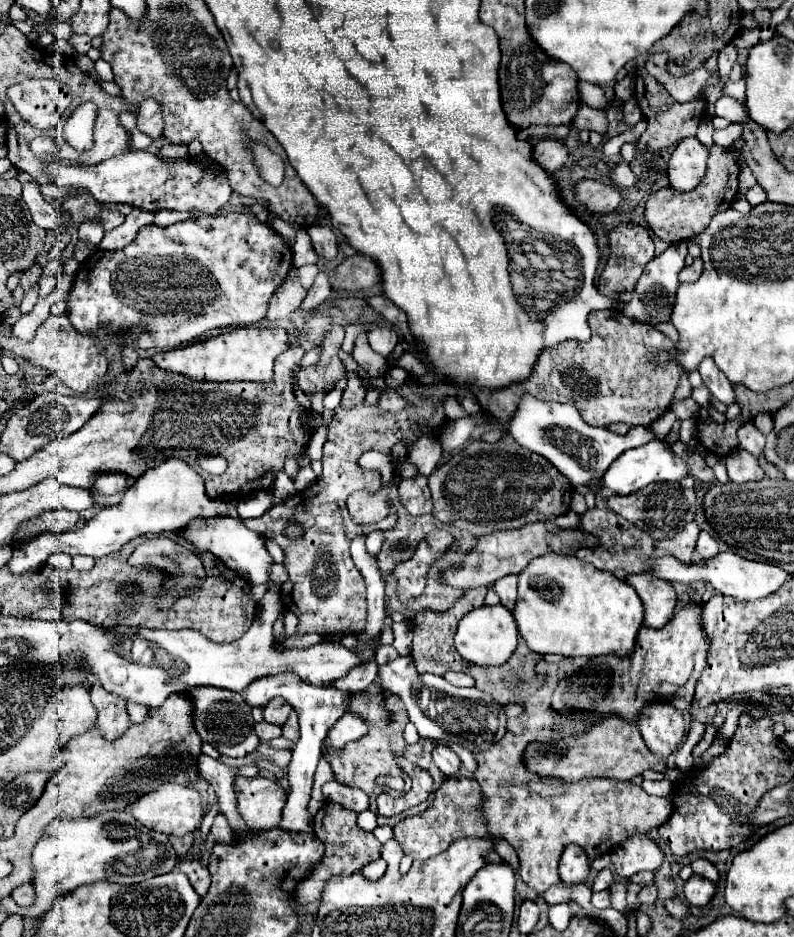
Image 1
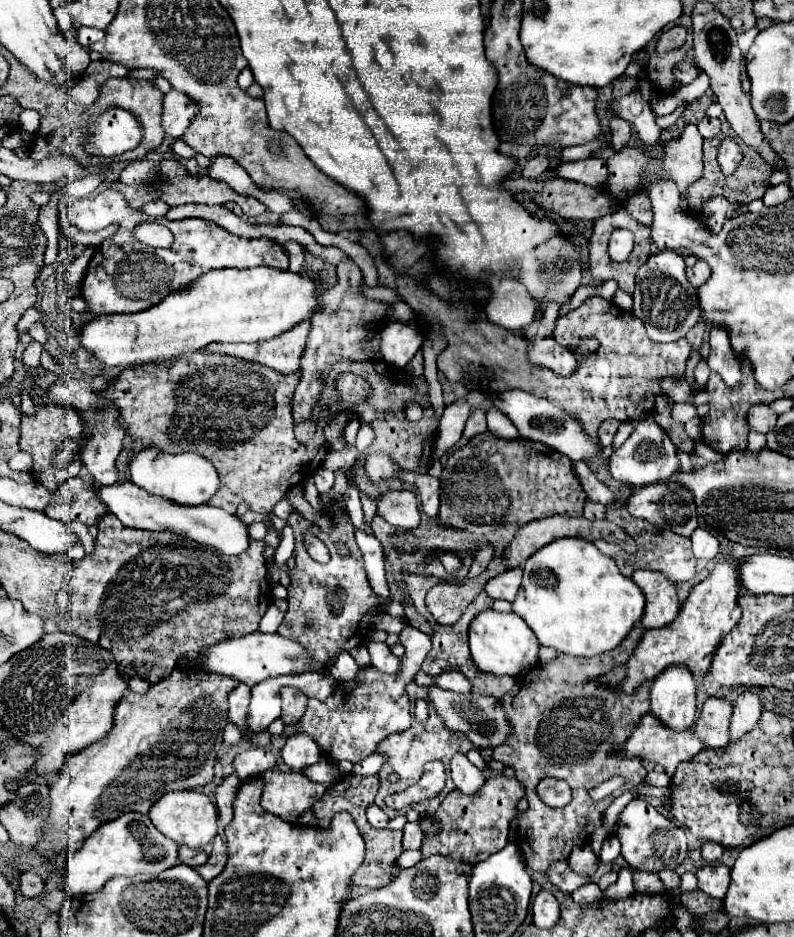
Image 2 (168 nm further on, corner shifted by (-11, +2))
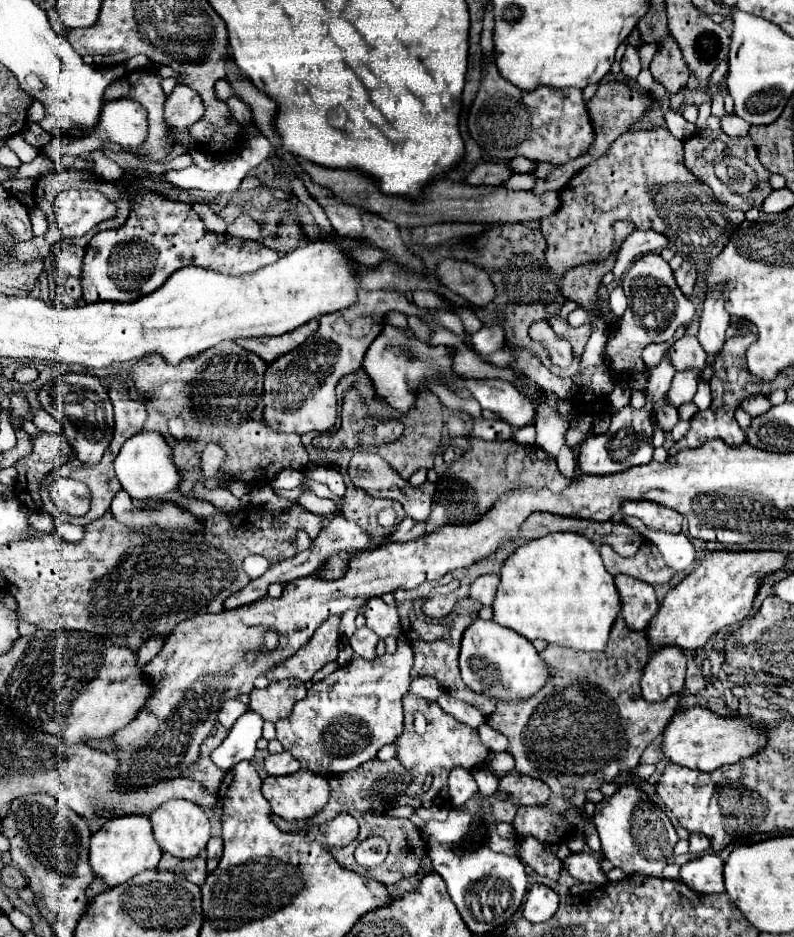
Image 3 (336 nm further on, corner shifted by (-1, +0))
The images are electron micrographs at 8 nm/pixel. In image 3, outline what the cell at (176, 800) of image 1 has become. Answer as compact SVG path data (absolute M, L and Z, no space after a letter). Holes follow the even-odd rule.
M170 799L168 803L162 803L160 809L152 811L150 815L152 821L152 831L154 831L154 839L160 845L160 849L164 853L170 853L178 859L192 859L198 857L208 839L210 839L210 819L206 817L204 809L192 801L184 801L184 799Z

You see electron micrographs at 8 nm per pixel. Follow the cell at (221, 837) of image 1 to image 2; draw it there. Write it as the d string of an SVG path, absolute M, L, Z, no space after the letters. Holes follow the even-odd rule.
M236 773L228 775L222 779L222 783L216 787L216 807L218 807L218 817L222 825L228 825L232 821L232 801L236 797L236 789L240 785L240 777Z

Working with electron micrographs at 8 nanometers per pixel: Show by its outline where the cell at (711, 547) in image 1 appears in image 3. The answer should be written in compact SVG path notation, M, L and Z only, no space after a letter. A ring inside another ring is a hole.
M626 517L624 522L636 528L640 534L652 543L658 545L666 565L670 565L674 571L692 571L696 565L696 547L684 533L671 534L662 531L654 531L645 527L637 518Z

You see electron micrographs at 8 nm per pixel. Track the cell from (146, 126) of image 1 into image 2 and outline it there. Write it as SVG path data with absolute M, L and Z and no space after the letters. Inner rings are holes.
M170 91L164 95L164 115L162 127L172 137L182 137L198 115L198 101L180 91Z

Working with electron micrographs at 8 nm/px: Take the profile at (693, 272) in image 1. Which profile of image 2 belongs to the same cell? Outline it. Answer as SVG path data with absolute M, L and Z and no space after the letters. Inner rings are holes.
M698 259L694 267L688 267L688 269L686 269L686 277L688 277L688 281L690 281L694 287L700 287L700 285L706 283L706 279L710 277L710 267L708 267L708 263Z

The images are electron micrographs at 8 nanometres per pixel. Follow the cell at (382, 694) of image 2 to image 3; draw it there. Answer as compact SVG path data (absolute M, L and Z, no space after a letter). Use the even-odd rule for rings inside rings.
M406 637L398 639L398 649L392 655L384 653L374 661L364 661L360 657L352 659L348 665L336 669L324 681L314 683L308 689L308 695L294 705L290 717L276 723L276 739L308 771L324 769L330 773L346 773L374 759L384 745L390 745L402 733L402 695L410 689L412 663L414 651Z

